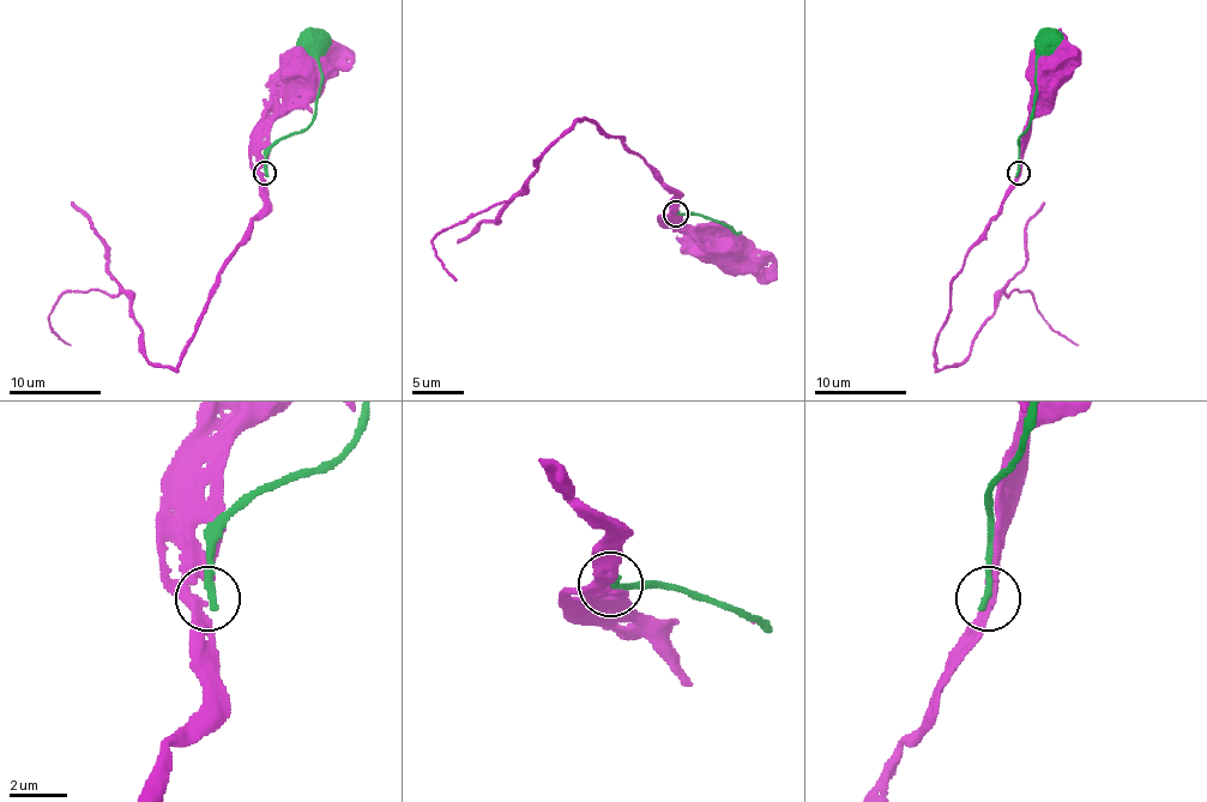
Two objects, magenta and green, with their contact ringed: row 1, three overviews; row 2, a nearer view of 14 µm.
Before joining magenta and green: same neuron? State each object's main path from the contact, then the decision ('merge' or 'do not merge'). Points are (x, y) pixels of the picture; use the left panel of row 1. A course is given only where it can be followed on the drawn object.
magenta via (263, 173), (258, 170), (258, 146), (265, 121), (275, 113), (275, 101), (305, 71), (307, 62) | green via (265, 173), (265, 154), (283, 138), (302, 131), (313, 118), (320, 62), (315, 40) | do not merge

